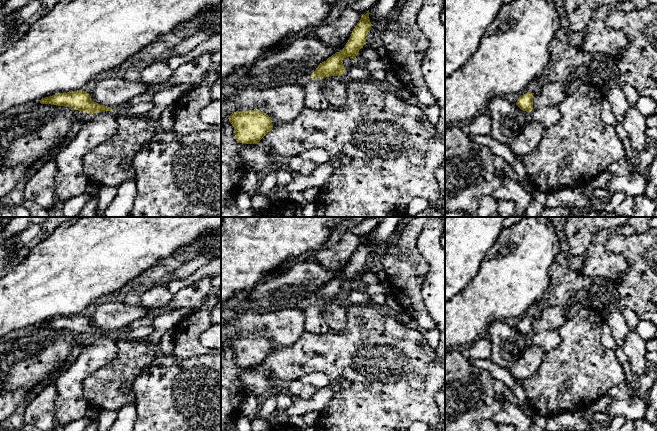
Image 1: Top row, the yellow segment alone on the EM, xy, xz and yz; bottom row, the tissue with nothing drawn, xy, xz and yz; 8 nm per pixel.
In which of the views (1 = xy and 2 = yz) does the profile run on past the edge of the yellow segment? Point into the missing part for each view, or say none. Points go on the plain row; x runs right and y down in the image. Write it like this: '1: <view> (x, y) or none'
1: none
2: none

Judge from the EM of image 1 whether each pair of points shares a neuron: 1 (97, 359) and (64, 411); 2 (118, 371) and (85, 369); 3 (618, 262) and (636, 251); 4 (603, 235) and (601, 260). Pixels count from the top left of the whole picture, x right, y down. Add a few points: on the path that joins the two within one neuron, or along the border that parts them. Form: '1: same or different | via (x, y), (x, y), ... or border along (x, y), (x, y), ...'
1: same | via (83, 370), (70, 383), (70, 397)
2: different | border along (115, 357), (92, 372), (83, 381), (82, 390)
3: different | border along (607, 242), (606, 249), (628, 263), (620, 280)
4: same | via (600, 241), (600, 254)

